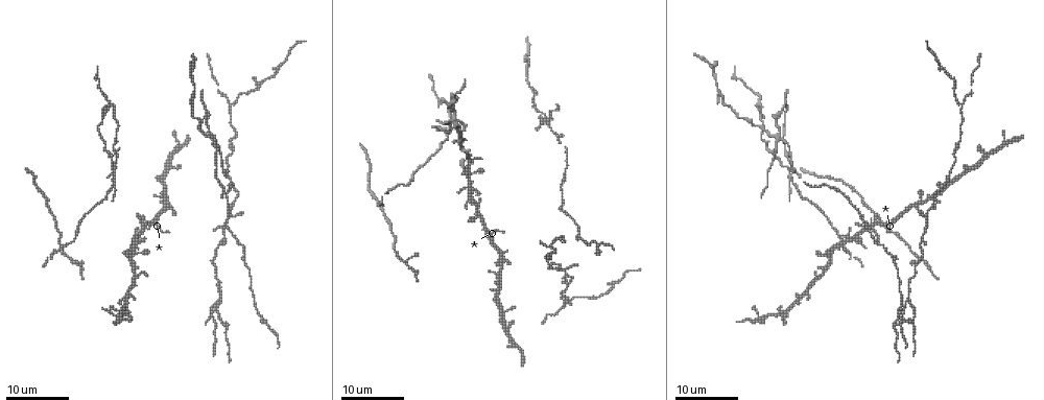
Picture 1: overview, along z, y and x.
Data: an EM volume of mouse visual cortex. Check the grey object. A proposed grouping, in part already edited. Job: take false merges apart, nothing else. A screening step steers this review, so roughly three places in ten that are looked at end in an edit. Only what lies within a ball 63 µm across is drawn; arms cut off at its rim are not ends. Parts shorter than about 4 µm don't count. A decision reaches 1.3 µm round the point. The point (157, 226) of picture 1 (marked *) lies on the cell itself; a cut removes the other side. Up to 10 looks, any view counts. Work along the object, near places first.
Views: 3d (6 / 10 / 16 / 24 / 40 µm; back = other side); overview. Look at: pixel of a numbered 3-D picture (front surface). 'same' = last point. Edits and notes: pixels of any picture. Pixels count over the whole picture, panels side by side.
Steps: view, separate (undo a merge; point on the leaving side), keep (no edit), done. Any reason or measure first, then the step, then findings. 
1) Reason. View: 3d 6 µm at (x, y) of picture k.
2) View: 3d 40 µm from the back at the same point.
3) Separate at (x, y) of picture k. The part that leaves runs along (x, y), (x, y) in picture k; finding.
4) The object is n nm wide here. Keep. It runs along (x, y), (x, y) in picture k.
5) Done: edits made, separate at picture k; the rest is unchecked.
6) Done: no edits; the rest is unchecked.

Sudden change in width. View: 3d 16 µm at (568, 278) of picture 1.

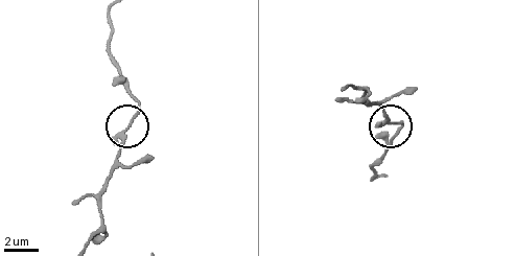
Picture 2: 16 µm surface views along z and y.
Closer look. View: 3d 6 µm at (388, 120) of picture 2.

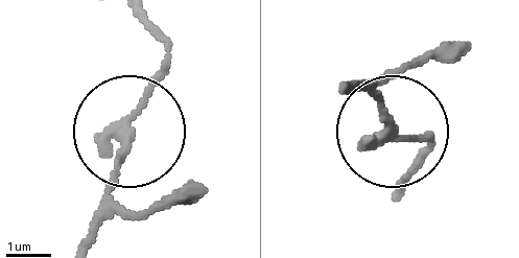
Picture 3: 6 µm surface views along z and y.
From behind. View: 3d 6 µm from the back at (393, 136) of picture 3.

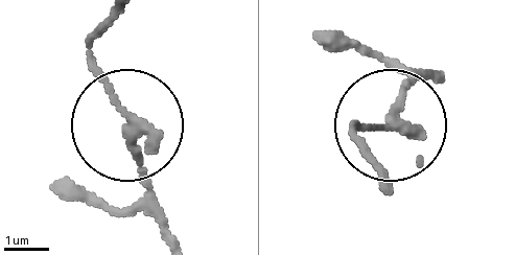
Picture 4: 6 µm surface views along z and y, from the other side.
Keep. Continuous, no second cell.

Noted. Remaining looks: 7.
Three arms meet. View: 3d 24 µm at (961, 105) of picture 1.

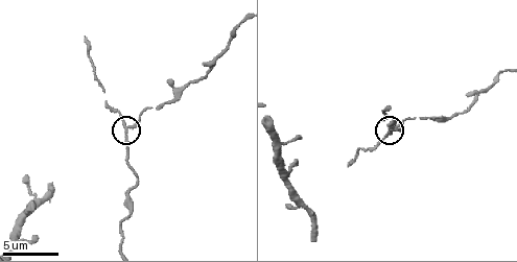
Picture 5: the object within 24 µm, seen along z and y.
Closer look. View: 3d 10 µm at (125, 124) of picture 5.

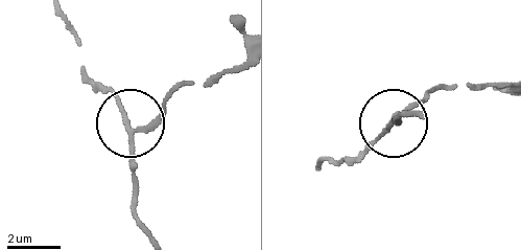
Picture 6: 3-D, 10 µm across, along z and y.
3 arms meet here. Separate at (160, 113) of picture 6. A second cell is stuck on.

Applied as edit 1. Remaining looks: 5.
View: overview.

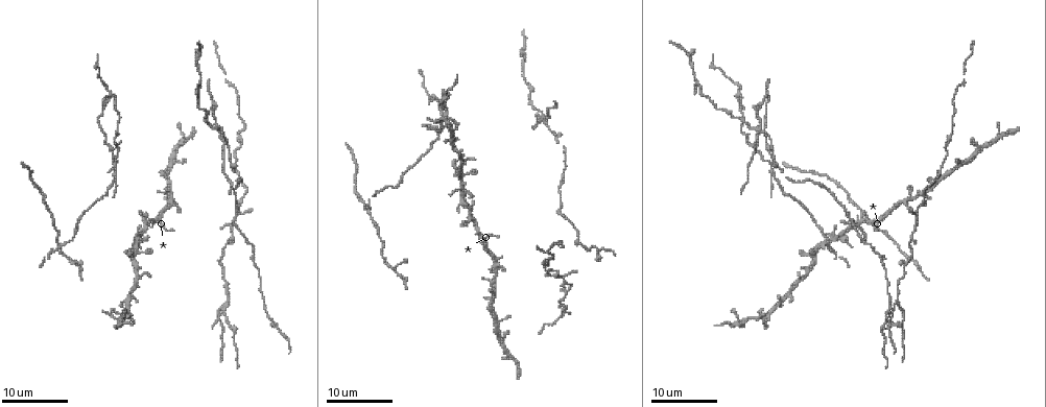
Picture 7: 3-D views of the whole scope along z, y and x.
Branch point. View: 3d 24 µm at (230, 225) of picture 7.

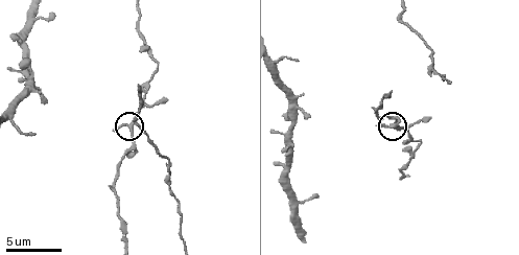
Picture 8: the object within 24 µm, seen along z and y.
View: 3d 10 µm at (133, 127) of picture 8.

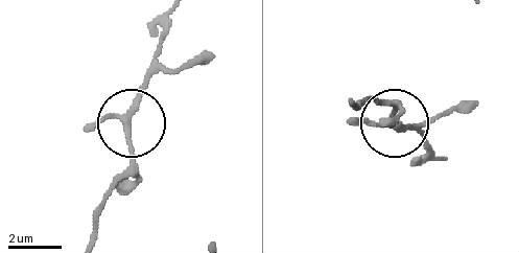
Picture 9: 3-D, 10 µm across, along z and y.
3 arms meet here. Keep. Continuous, no second cell.

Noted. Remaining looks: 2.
Arms part here. View: 3d 16 µm at (898, 302) of picture 7.

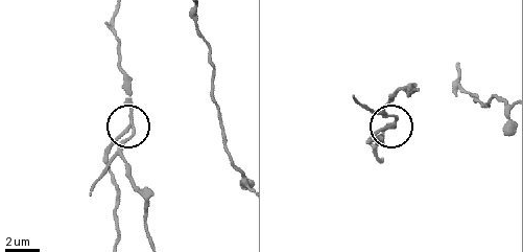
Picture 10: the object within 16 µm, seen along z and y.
Zoom in. View: 3d 10 µm at (130, 127) of picture 10.

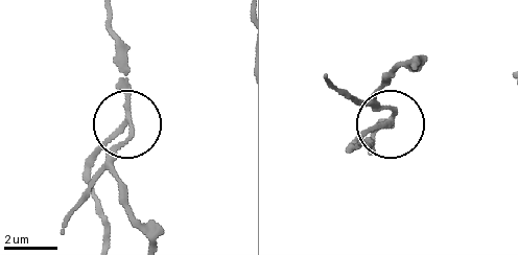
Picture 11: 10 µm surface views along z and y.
Separate at (116, 156) of picture 11. The part that leaves runs along (132, 119), (113, 170), (128, 217), (144, 238) in picture 11; a second cell is stuck on.

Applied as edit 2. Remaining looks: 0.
Done: edits made, separate at picture 6, separate at picture 11; the rest is unchecked.

